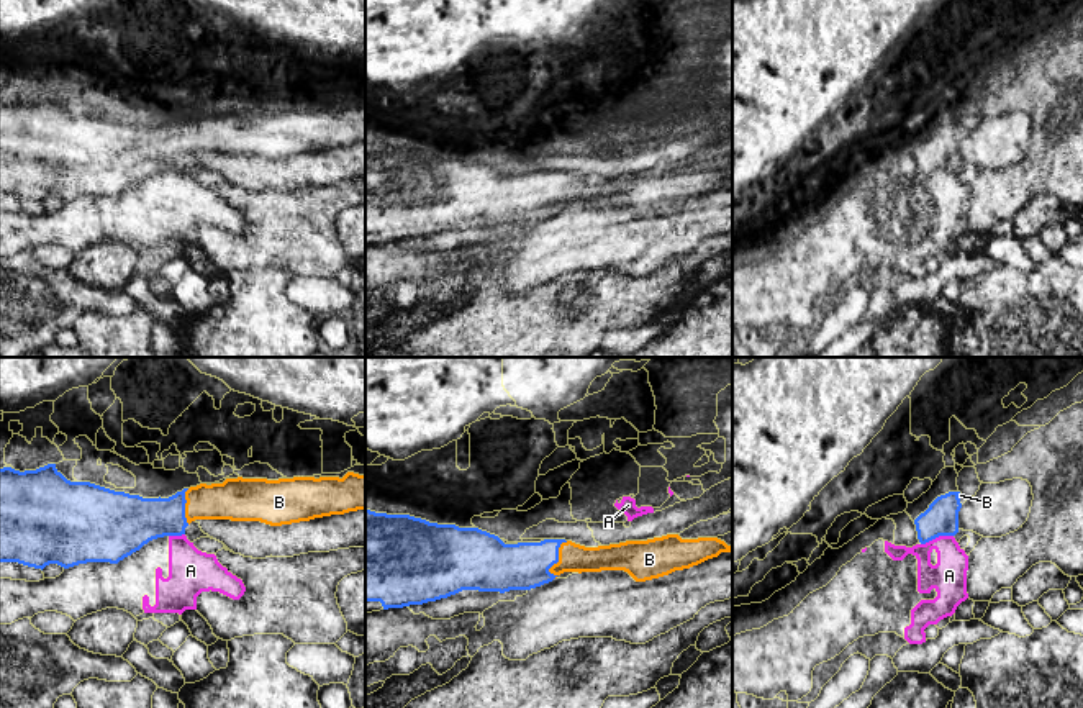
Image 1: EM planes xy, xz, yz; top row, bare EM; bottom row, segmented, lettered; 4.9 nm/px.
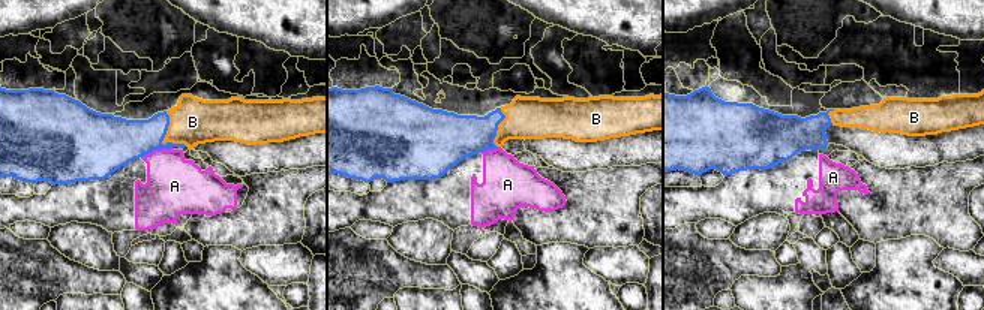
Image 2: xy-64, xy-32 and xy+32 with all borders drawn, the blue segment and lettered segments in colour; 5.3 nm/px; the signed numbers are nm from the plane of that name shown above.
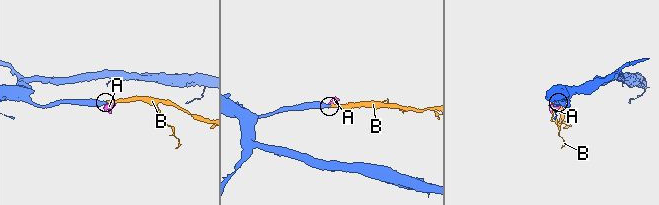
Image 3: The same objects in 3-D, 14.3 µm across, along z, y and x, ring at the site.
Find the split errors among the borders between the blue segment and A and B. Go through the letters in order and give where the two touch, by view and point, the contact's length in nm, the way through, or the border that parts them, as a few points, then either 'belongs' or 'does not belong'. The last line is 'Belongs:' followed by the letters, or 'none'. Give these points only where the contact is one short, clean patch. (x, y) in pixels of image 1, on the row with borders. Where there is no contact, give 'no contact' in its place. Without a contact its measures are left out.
A: yz (936, 536) | 170 nm | along yz (952, 535), (939, 535), (921, 544) | does not belong
B: xz (557, 558) | 200 nm | across xz (523, 566), (557, 558), (572, 558) | belongs
Belongs: B

